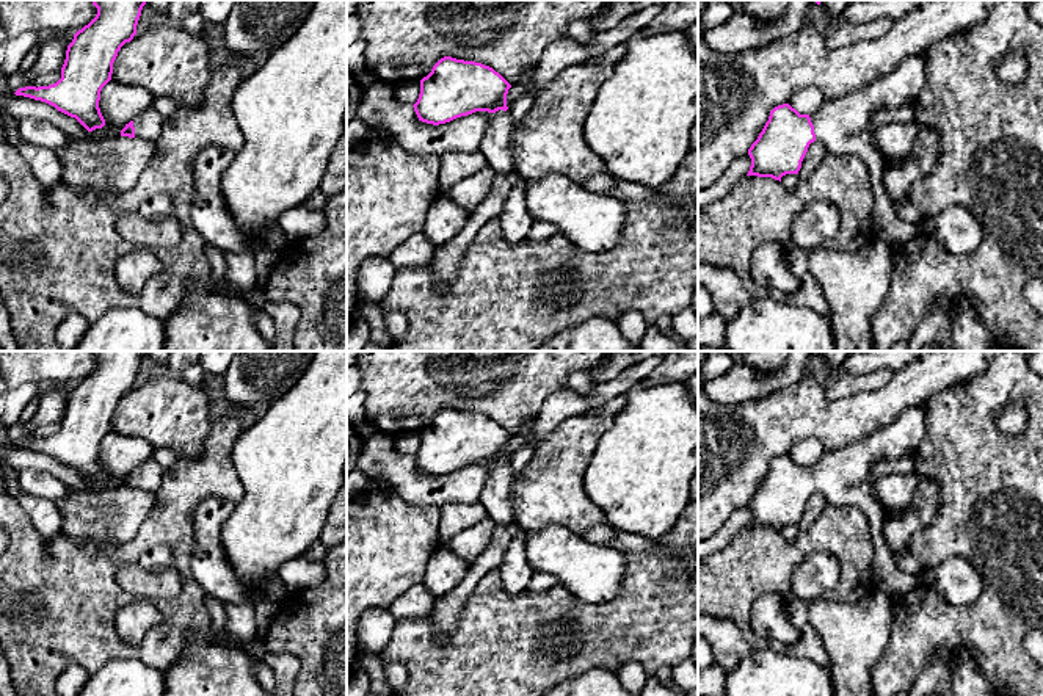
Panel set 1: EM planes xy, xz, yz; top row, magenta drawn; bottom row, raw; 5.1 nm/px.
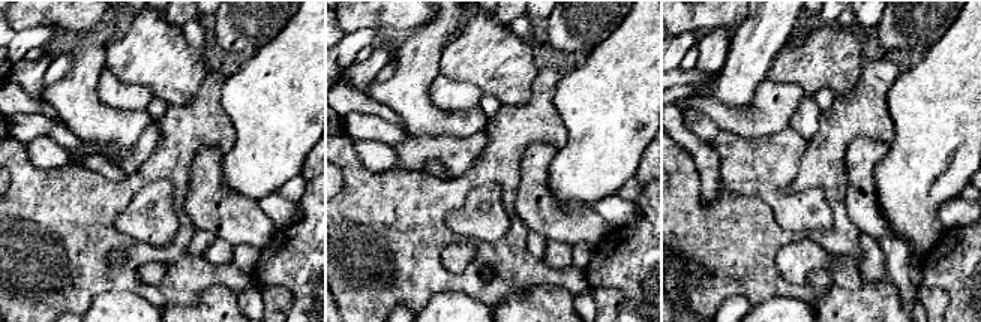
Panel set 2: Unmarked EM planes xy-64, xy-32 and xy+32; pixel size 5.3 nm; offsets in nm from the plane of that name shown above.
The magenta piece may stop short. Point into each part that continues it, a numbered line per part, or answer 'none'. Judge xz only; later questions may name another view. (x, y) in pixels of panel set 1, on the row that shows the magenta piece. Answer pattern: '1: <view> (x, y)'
1: xz (494, 144)

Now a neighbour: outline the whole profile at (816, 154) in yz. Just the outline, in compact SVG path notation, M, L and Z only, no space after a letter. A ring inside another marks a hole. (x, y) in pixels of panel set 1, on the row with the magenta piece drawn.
M814 141L809 144L808 152L801 161L801 168L798 171L798 177L801 180L809 180L816 169L823 163L827 158L828 149L820 143Z

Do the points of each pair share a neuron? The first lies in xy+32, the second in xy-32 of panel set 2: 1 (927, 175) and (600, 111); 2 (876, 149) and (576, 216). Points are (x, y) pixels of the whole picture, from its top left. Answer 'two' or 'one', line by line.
1: one
2: one

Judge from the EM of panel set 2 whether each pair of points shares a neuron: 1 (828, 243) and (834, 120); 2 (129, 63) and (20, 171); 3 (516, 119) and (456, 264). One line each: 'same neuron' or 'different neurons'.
1: same neuron
2: different neurons
3: different neurons

